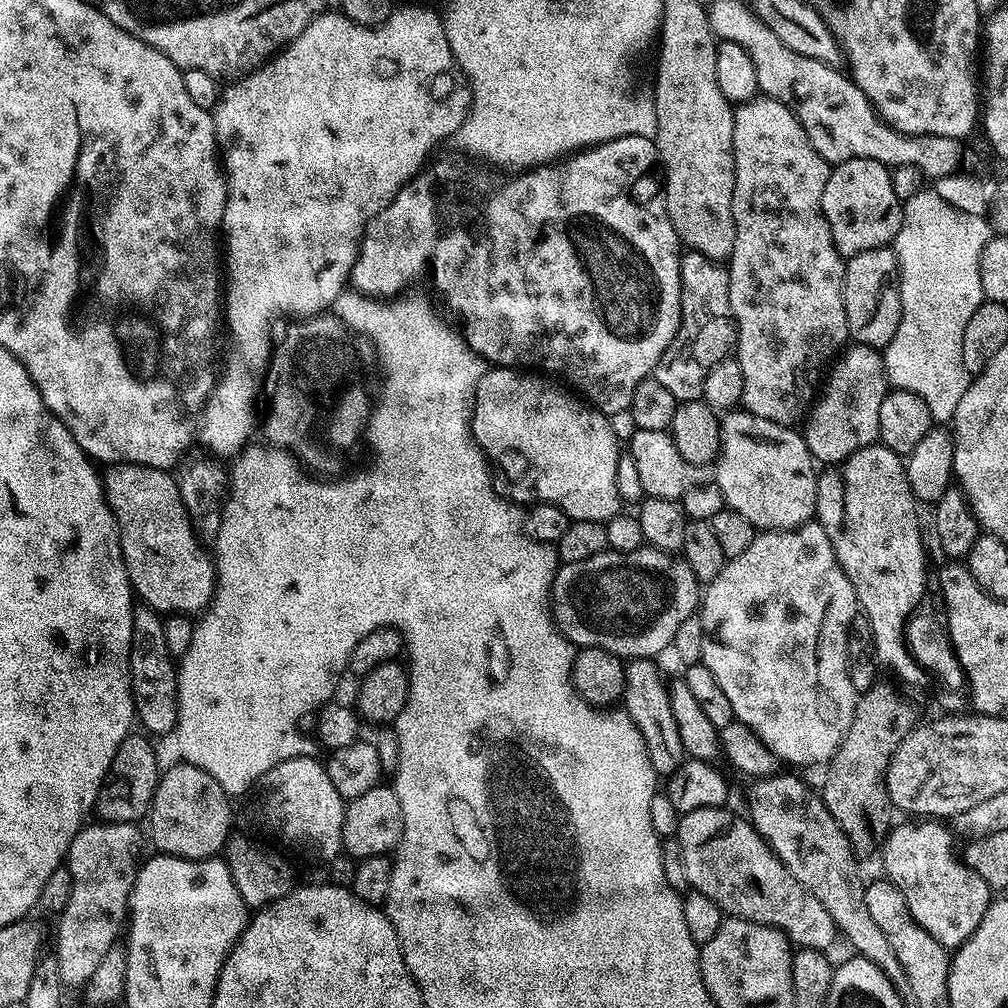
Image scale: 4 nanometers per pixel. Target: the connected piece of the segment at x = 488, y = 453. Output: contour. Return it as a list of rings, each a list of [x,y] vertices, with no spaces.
[[[489,367],[476,387],[472,407],[472,436],[498,476],[500,471],[500,476],[508,487],[507,495],[513,501],[524,506],[537,502],[553,504],[568,515],[569,521],[605,523],[610,517],[617,515],[618,506],[621,507],[622,504],[617,494],[620,442],[614,438],[608,417],[599,408],[573,394],[555,379],[539,375],[535,376],[532,370],[521,370],[519,367]]]

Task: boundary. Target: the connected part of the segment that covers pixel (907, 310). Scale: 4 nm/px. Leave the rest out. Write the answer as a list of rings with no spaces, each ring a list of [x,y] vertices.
[[[925,190],[914,194],[914,198],[903,201],[903,205],[904,217],[902,218],[902,226],[898,230],[894,241],[896,263],[900,265],[900,321],[898,322],[898,330],[894,334],[894,338],[882,350],[884,373],[888,375],[889,385],[893,389],[901,388],[910,394],[918,394],[918,398],[922,398],[922,402],[926,402],[926,410],[930,410],[933,421],[950,422],[958,410],[958,402],[962,402],[962,394],[966,394],[968,389],[970,374],[962,362],[962,334],[966,331],[966,322],[970,322],[970,317],[974,315],[974,310],[978,310],[978,306],[984,303],[986,299],[982,290],[980,255],[984,247],[987,246],[988,241],[992,239],[994,233],[991,223],[985,217],[978,214],[966,214],[966,210],[954,210],[954,206],[950,206],[950,202],[944,201],[935,190]]]

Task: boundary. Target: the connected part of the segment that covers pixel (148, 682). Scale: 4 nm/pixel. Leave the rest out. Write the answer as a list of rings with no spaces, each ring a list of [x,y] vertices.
[[[140,602],[132,610],[132,645],[130,646],[130,678],[132,701],[136,707],[136,720],[145,733],[153,737],[173,731],[178,718],[178,671],[174,653],[166,644],[163,630],[165,617],[149,604]]]

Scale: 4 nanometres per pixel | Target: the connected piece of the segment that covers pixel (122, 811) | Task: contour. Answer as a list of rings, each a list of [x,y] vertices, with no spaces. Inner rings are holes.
[[[128,735],[122,746],[118,746],[118,754],[114,754],[114,762],[110,762],[110,770],[100,787],[94,812],[105,824],[136,824],[147,817],[152,807],[154,790],[162,775],[162,764],[156,761],[153,741],[147,735],[136,735]]]

